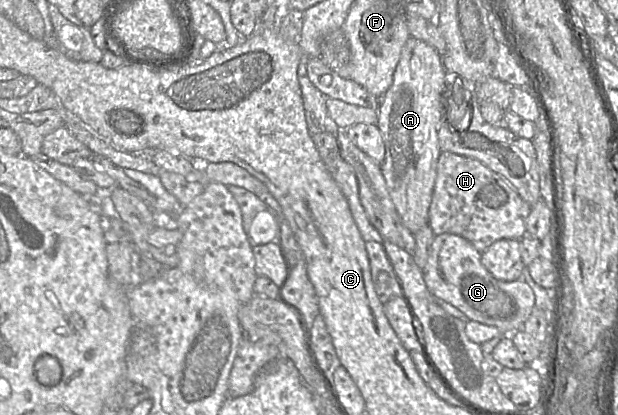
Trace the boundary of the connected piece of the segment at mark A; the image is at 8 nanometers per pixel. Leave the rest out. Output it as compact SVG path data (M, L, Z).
M410 37L402 48L392 84L381 98L378 107L376 125L381 132L385 146L385 156L380 169L402 225L413 235L429 221L429 206L432 201L437 161L441 153L438 144L438 127L442 116L445 75L446 70L441 55L436 49L424 41Z

